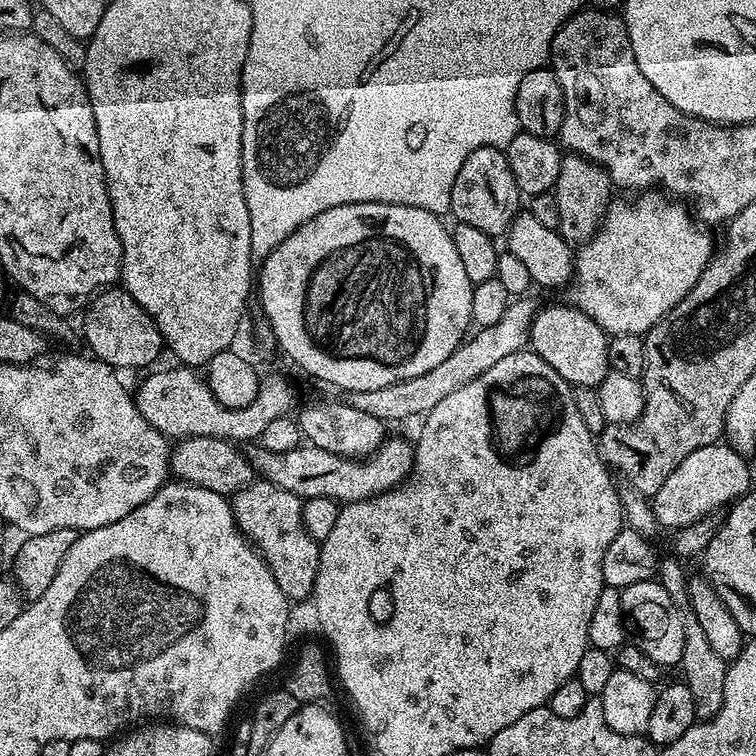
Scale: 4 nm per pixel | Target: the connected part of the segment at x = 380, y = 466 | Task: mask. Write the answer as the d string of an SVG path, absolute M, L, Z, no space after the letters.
M385 439L378 451L363 458L335 456L330 450L301 446L294 450L271 452L259 446L249 447L246 455L251 462L257 477L269 480L282 490L290 490L290 494L304 500L328 496L331 500L349 504L359 500L369 500L397 488L412 473L412 463L416 458L416 450L411 439Z

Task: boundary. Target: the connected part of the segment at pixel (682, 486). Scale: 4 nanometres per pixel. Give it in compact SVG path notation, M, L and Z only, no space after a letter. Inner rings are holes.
M717 442L710 446L702 446L702 450L694 450L678 470L658 486L658 490L650 498L654 518L661 529L679 530L698 522L704 516L719 513L725 506L740 499L753 487L752 472L748 469L749 461L740 456L726 442Z

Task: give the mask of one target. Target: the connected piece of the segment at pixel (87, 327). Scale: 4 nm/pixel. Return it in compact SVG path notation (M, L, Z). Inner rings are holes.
M113 286L97 292L82 319L82 340L88 343L87 351L95 359L106 362L114 369L151 369L155 365L152 363L159 358L160 351L165 351L166 345L158 326L152 321L150 314L146 314L146 310L142 310L142 306L138 306L138 302L134 302L132 295L124 291L123 287Z

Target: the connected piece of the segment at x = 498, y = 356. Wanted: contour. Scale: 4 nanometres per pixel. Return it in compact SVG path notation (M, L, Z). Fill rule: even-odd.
M516 298L511 301L502 314L502 319L494 322L494 326L486 326L479 329L475 334L469 335L450 354L450 358L434 370L426 370L426 374L418 374L418 378L406 378L397 384L390 386L380 386L378 390L358 390L349 392L346 396L346 402L354 406L354 410L362 410L370 414L373 418L378 418L385 422L391 420L412 420L427 416L442 398L447 398L449 394L454 394L454 390L459 390L461 386L466 386L466 382L474 382L478 374L486 374L490 366L495 366L497 362L502 362L509 354L525 351L529 347L532 334L532 322L536 319L538 305L532 301L532 298Z

